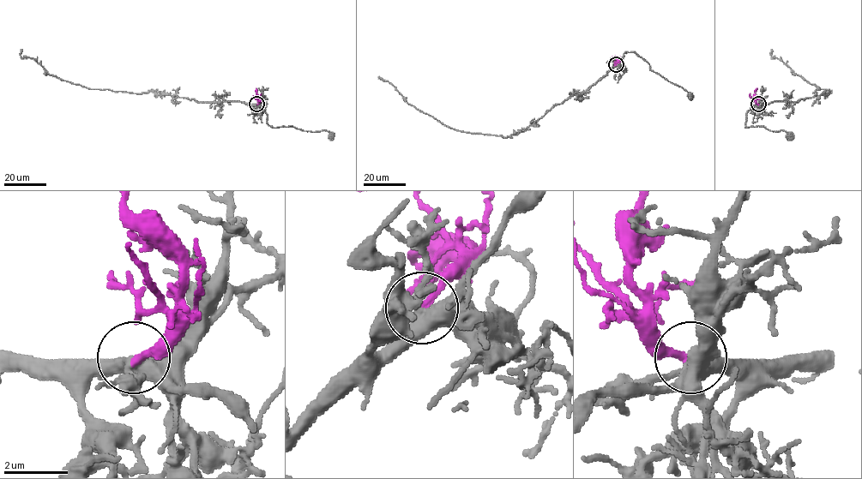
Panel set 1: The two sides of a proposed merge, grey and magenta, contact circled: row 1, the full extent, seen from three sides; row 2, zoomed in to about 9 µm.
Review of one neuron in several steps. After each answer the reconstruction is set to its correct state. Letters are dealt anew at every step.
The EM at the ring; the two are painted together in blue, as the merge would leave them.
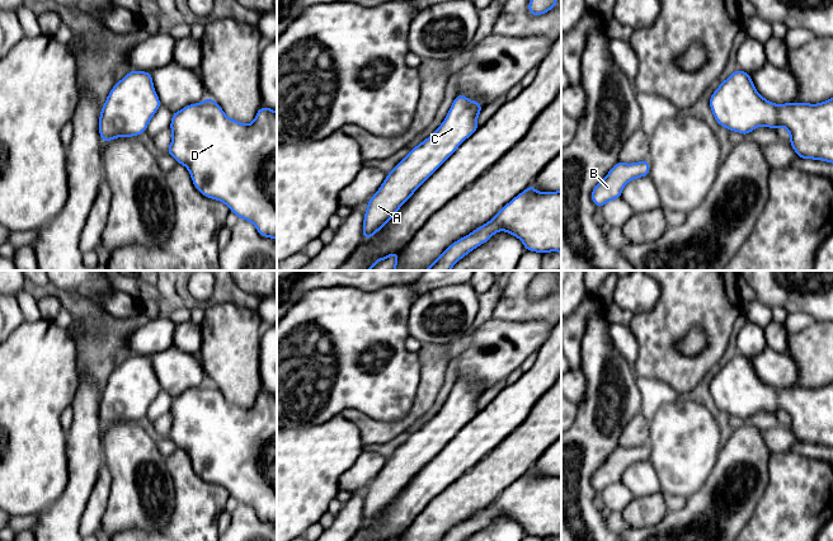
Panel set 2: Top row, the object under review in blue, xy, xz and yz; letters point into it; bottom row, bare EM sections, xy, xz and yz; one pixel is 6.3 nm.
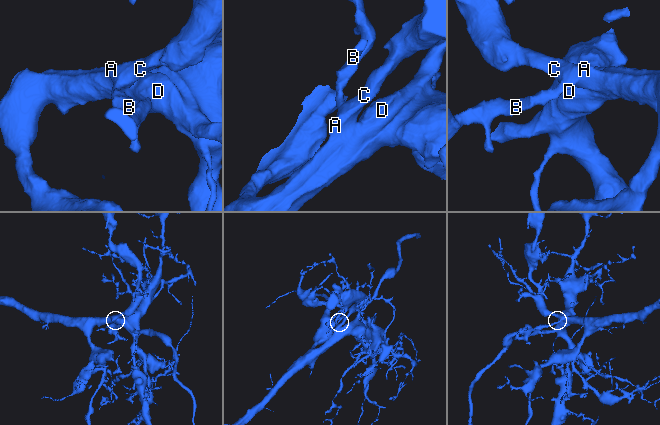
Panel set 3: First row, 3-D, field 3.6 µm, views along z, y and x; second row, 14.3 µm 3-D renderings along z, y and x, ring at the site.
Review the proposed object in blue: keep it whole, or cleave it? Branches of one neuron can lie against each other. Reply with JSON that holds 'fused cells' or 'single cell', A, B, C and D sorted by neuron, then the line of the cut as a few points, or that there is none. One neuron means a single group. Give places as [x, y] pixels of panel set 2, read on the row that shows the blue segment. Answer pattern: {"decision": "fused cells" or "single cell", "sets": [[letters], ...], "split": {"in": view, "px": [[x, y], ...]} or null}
{"decision": "single cell", "sets": [["A", "B", "C", "D"]], "split": null}

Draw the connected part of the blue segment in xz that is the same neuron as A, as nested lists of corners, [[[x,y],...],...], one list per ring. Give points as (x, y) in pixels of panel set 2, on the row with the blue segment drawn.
[[[458,94],[442,124],[410,150],[367,203],[363,218],[363,240],[380,231],[411,198],[413,193],[469,138],[477,128],[481,112],[477,100]]]

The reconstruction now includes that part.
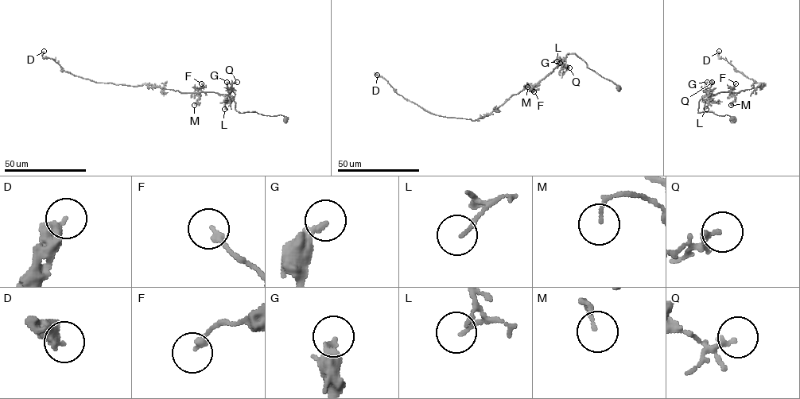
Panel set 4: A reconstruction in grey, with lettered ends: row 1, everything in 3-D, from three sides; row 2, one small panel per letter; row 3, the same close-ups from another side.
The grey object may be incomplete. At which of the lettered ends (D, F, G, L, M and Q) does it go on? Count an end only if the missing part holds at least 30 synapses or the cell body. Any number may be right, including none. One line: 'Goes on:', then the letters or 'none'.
Goes on: none

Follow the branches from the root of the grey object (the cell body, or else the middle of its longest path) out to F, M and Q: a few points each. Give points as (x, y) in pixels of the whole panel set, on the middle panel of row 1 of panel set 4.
F: (618, 89), (575, 54), (568, 53), (534, 87), (537, 89), (533, 91)
M: (618, 89), (575, 54), (568, 53), (532, 91), (527, 87)
Q: (618, 89), (611, 81), (589, 68), (575, 54), (568, 53), (562, 63), (569, 67)

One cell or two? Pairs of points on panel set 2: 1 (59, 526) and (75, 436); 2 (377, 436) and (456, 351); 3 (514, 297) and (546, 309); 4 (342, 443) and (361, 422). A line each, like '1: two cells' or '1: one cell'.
1: one cell
2: two cells
3: one cell
4: two cells

